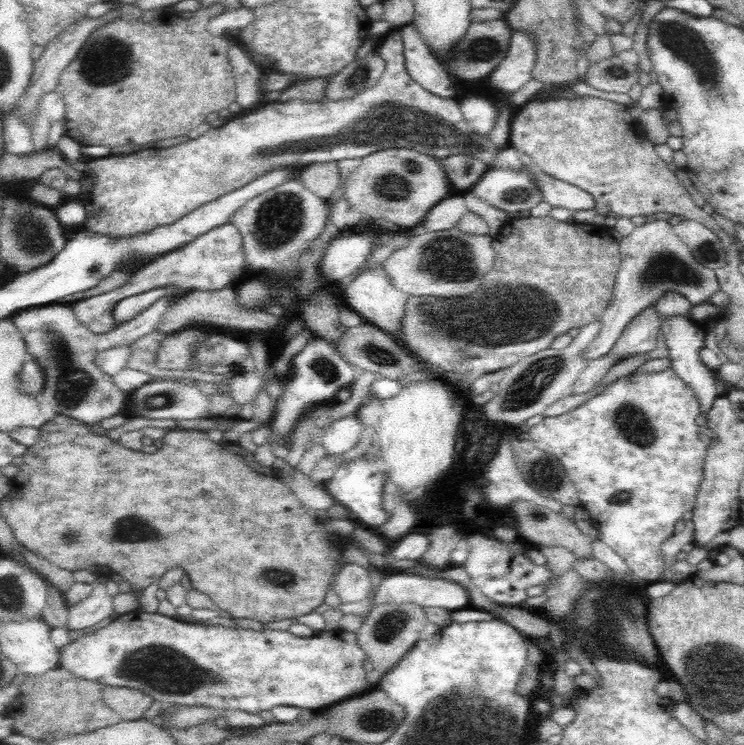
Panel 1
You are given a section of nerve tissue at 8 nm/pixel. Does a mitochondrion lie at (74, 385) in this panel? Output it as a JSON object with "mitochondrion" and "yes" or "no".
{"mitochondrion":"yes"}

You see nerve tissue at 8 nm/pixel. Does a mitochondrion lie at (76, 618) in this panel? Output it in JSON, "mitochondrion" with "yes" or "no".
{"mitochondrion":"no"}

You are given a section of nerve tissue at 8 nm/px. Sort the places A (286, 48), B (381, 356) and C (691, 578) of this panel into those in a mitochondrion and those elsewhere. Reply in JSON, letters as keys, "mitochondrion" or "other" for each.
{"A":"other","B":"mitochondrion","C":"other"}

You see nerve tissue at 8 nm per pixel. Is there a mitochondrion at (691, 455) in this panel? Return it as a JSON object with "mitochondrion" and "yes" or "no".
{"mitochondrion":"no"}

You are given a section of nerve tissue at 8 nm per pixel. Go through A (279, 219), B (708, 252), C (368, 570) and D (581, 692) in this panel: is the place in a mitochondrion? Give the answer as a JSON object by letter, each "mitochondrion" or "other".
{"A":"mitochondrion","B":"mitochondrion","C":"other","D":"other"}

